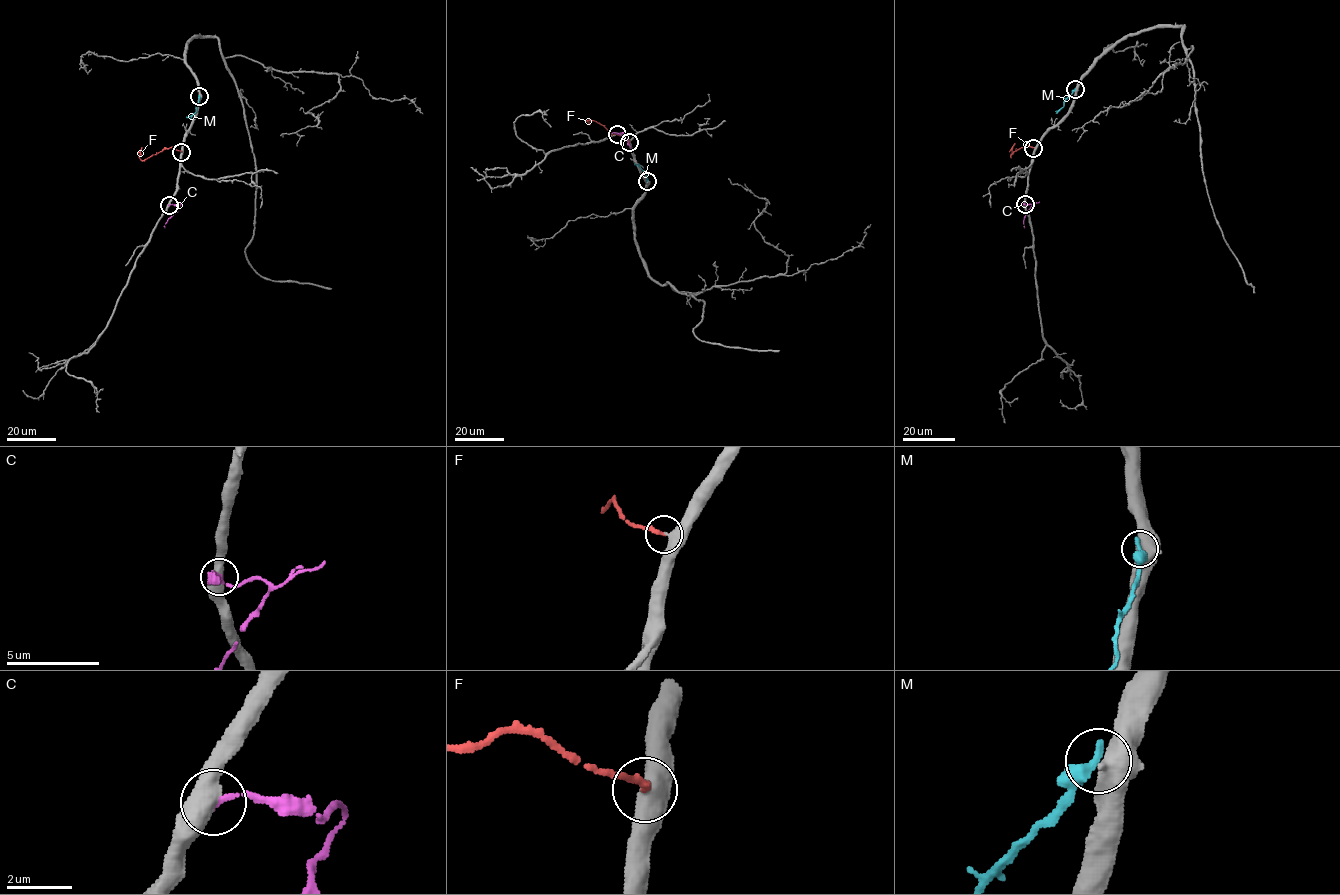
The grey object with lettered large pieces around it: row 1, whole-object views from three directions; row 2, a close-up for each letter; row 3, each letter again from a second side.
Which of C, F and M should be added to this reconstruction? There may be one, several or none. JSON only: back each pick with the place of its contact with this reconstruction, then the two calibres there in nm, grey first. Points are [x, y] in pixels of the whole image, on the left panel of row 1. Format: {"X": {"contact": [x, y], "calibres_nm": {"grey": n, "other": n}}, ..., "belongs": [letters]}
{"F": {"contact": [181, 152], "calibres_nm": {"grey": 500, "other": 220}}, "belongs": ["F"]}

